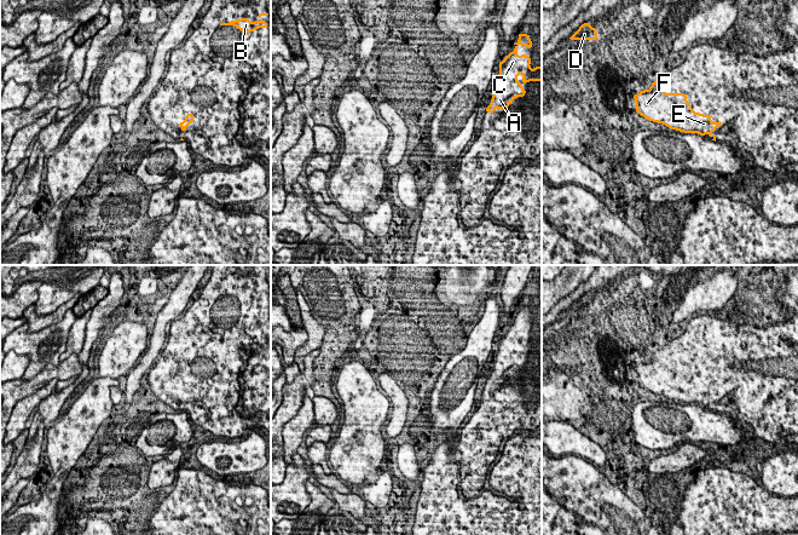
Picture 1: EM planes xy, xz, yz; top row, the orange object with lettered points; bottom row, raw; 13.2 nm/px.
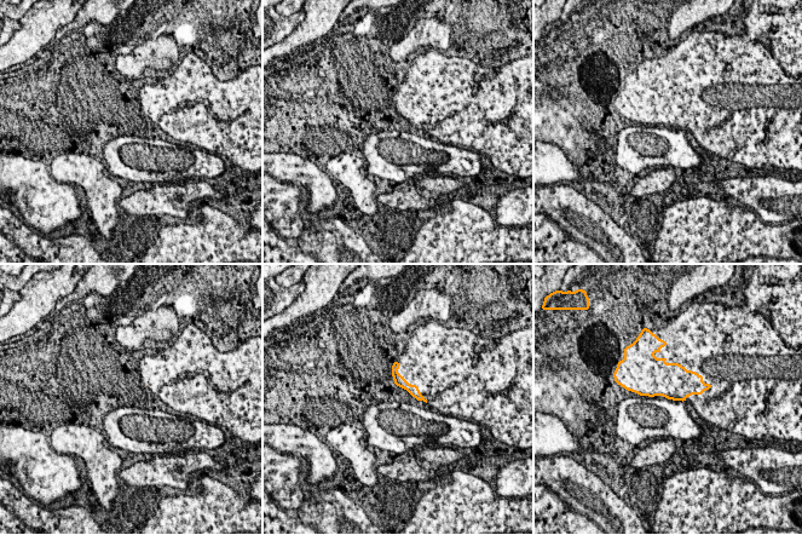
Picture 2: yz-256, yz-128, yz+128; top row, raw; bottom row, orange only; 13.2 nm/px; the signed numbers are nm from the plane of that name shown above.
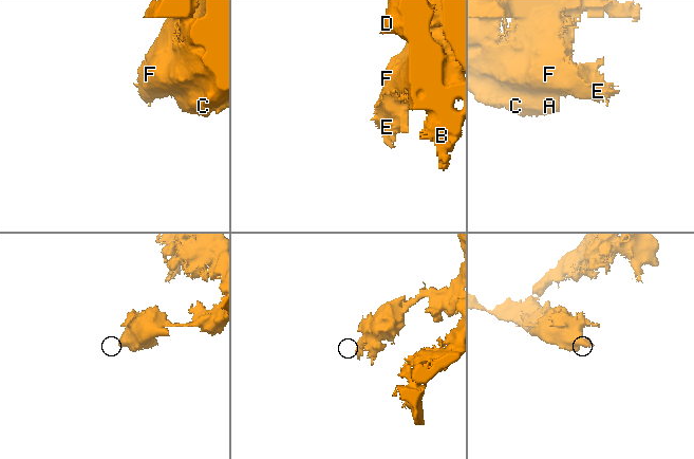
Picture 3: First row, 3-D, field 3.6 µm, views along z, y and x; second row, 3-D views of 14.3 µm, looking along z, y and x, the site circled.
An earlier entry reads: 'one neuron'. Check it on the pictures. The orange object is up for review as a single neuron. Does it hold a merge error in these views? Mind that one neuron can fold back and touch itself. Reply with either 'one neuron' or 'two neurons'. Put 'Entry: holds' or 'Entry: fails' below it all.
one neuron
Entry: holds

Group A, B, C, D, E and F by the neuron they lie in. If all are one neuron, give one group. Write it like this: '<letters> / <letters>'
A B C D E F

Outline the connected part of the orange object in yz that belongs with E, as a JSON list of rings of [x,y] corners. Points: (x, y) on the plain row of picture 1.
[[[667,344],[660,346],[648,362],[643,359],[642,363],[634,366],[636,382],[640,386],[653,393],[664,395],[671,401],[710,408],[717,397],[724,396],[724,393],[712,393],[711,386],[696,385],[684,364],[665,364],[661,357],[665,350]]]

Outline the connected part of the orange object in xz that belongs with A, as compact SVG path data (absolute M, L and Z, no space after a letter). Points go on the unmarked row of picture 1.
M517 317L499 334L499 346L493 362L491 375L486 384L493 384L497 379L507 381L510 373L525 368L526 361L517 353L517 346L522 345L522 353L542 352L542 338L530 339L531 328L517 327Z

